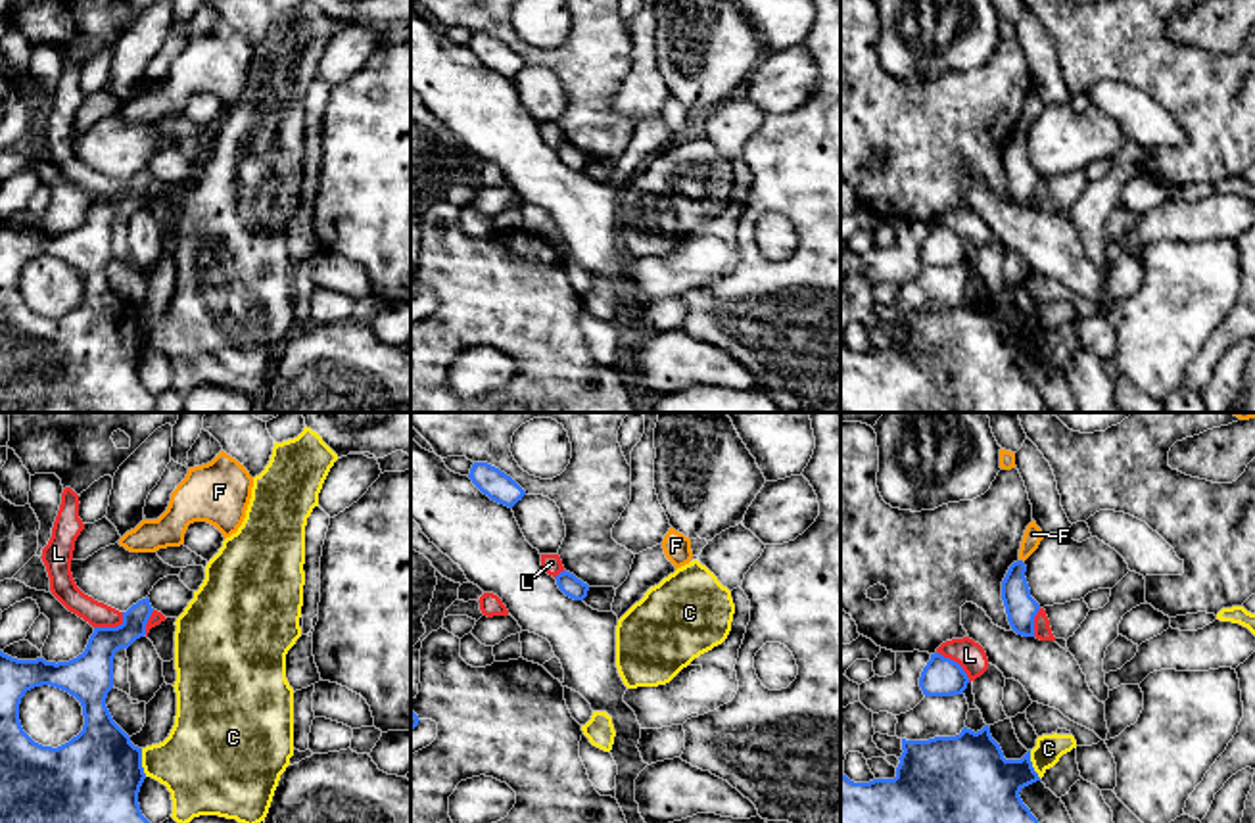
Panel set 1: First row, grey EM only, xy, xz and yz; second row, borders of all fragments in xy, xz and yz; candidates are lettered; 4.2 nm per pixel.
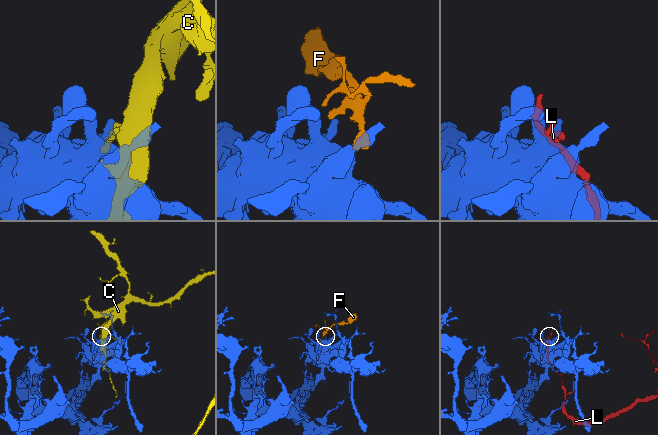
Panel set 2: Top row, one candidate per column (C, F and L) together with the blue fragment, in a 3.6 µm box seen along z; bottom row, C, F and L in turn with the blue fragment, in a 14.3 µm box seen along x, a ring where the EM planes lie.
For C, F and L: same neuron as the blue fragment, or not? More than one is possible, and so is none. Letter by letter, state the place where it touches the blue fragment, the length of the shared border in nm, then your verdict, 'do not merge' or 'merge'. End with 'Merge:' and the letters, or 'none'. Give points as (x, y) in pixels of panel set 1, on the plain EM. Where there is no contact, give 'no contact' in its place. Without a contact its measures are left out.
C: meets blue in yz at (1031, 336); contact 140 nm long; do not merge
F: meets blue in yz at (1021, 131); contact 30 nm long; do not merge
L: meets blue in xy at (112, 198); contact 140 nm long; do not merge
Merge: none

